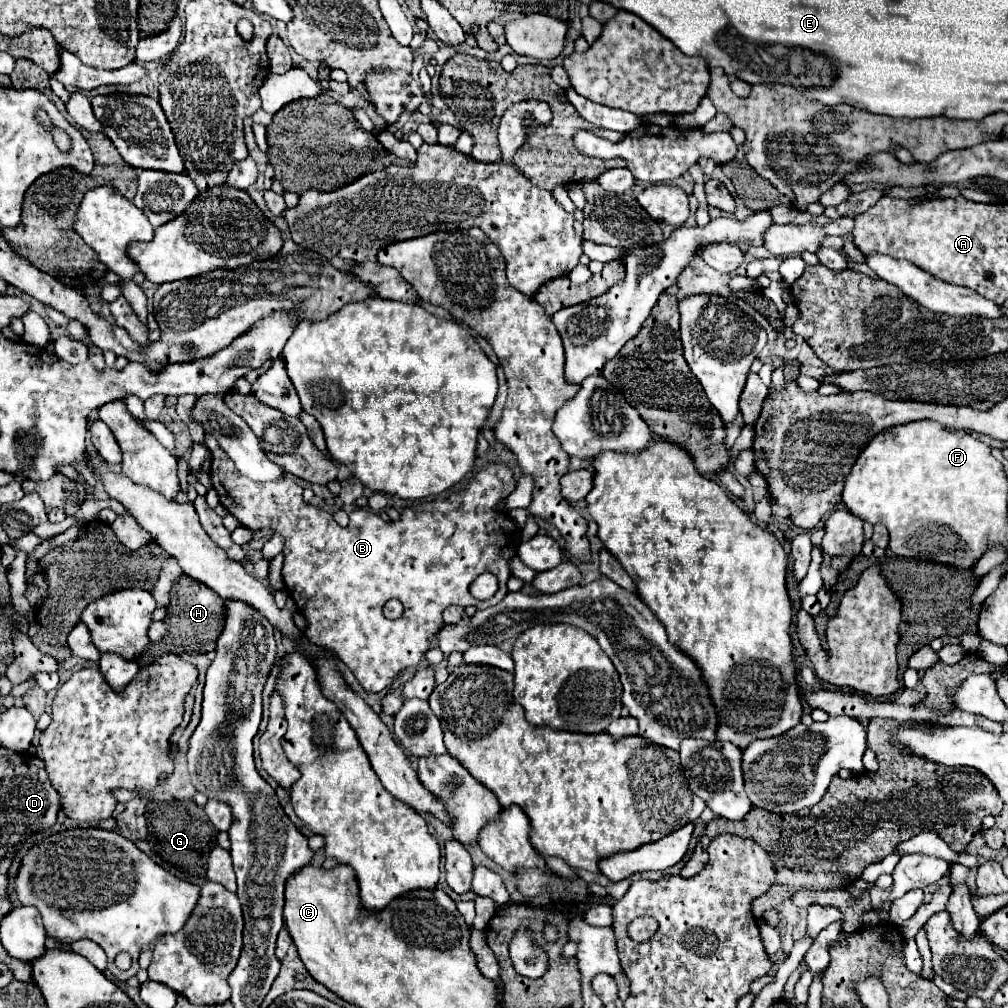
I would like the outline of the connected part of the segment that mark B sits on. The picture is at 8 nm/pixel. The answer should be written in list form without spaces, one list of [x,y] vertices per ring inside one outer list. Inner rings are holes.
[[[204,434],[204,442],[208,444],[212,454],[210,478],[214,490],[218,492],[220,504],[240,522],[240,526],[252,530],[254,540],[272,534],[280,534],[284,538],[282,578],[286,592],[298,604],[298,610],[308,622],[304,630],[306,638],[312,644],[334,650],[336,656],[354,672],[364,690],[380,692],[388,688],[404,668],[416,666],[420,662],[420,658],[428,652],[432,640],[436,638],[438,628],[442,628],[444,624],[444,608],[458,604],[464,608],[476,606],[478,610],[482,610],[496,606],[508,594],[508,560],[516,556],[520,544],[520,528],[514,520],[496,512],[496,504],[516,488],[514,474],[504,464],[488,464],[470,480],[470,486],[450,494],[448,498],[436,498],[418,506],[408,506],[398,522],[384,522],[376,512],[358,508],[350,512],[350,524],[342,528],[336,524],[330,512],[306,504],[302,500],[302,486],[294,480],[288,478],[282,482],[266,484],[254,482],[236,470],[214,436]],[[482,572],[492,572],[498,578],[498,592],[484,602],[476,600],[470,594],[470,584]],[[390,598],[398,598],[404,604],[404,614],[398,620],[388,620],[382,614],[382,606]]]

